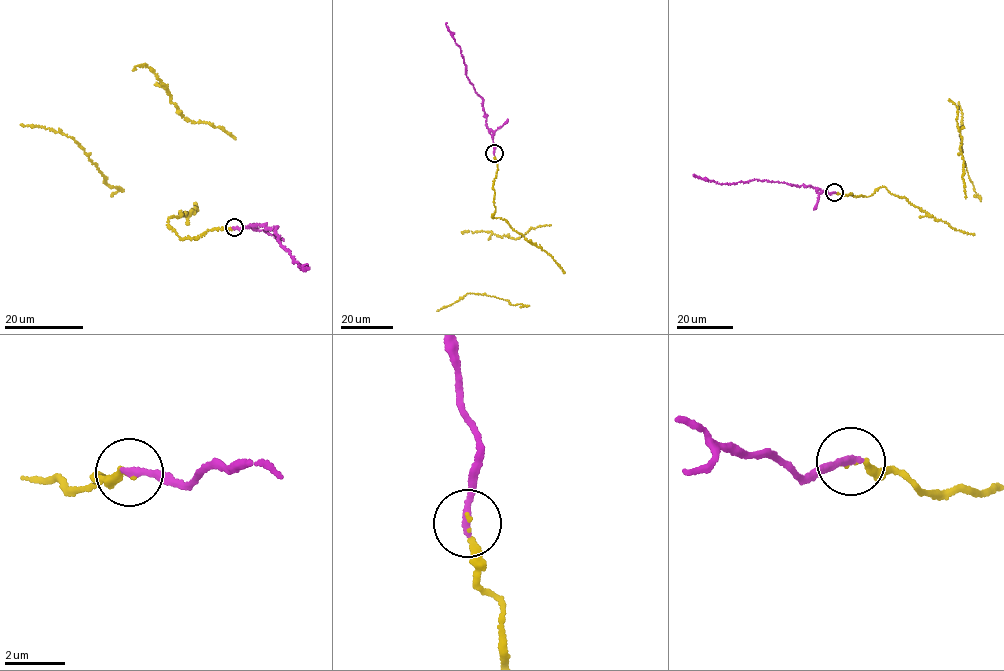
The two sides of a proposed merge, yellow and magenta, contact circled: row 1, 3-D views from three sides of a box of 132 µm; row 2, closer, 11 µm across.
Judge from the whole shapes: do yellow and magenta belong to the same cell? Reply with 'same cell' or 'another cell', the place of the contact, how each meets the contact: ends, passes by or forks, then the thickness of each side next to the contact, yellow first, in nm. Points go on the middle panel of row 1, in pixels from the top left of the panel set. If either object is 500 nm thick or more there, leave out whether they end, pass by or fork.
same cell | (494, 153) | yellow ends | magenta ends | 70/240 nm

